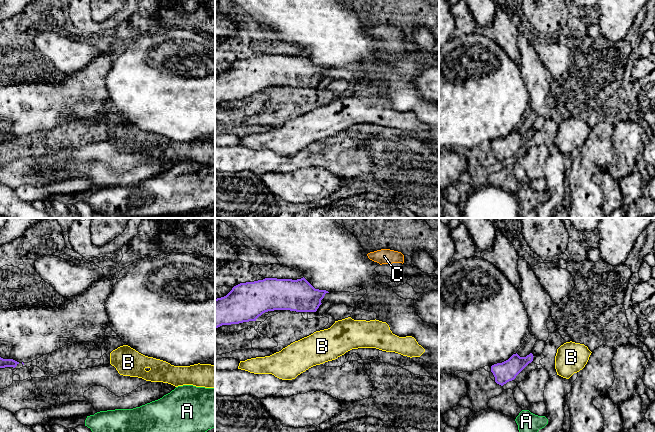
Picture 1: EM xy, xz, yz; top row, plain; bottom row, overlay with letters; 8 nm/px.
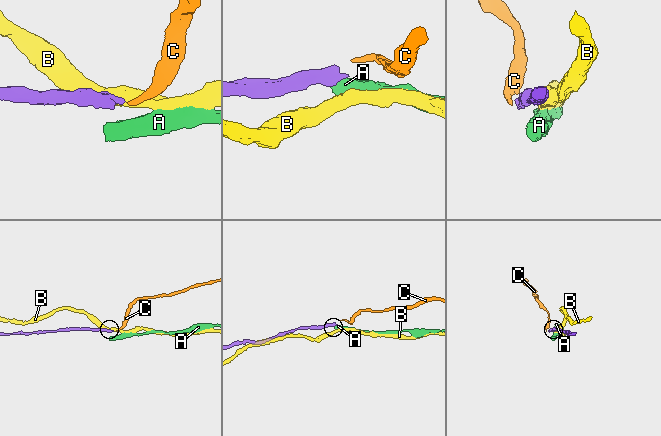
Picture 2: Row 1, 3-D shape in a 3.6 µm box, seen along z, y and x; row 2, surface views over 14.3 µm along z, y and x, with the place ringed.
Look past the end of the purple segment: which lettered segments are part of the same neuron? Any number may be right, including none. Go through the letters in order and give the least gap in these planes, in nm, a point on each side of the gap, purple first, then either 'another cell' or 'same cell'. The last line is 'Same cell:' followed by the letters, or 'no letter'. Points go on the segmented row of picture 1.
A: 260 nm | yz (505, 383), (522, 410) | another cell
B: 160 nm | xz (315, 311), (320, 330) | another cell
C: 420 nm | xz (328, 292), (368, 257) | same cell
Same cell: C

